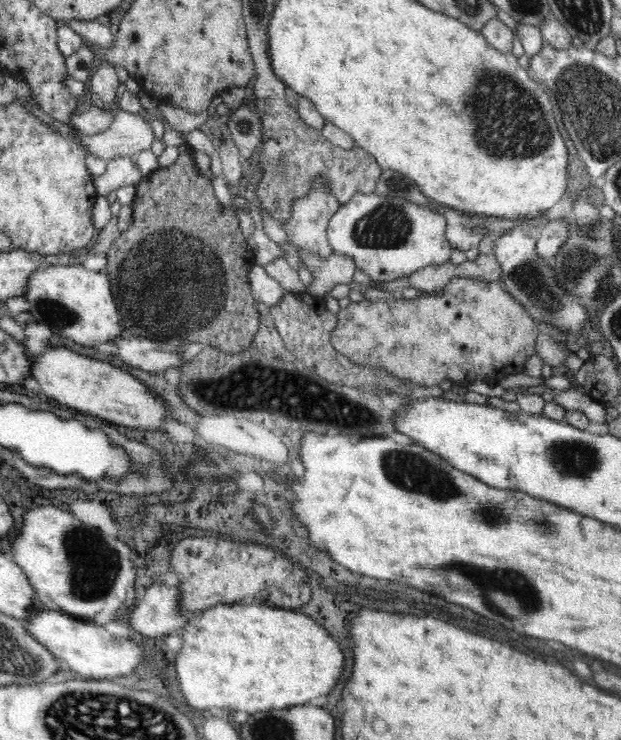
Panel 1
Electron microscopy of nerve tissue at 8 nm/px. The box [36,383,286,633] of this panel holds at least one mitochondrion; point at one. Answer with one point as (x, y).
(92, 573)

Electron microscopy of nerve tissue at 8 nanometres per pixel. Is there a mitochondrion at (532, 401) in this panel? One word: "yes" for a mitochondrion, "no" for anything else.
no

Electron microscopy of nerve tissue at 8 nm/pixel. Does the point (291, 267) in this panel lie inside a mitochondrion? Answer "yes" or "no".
no

